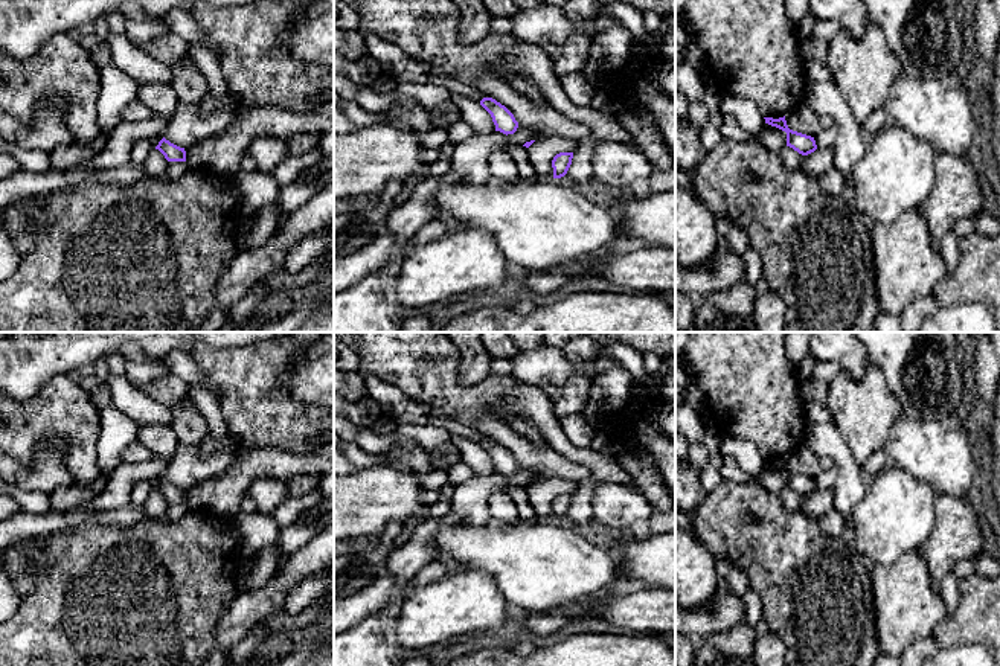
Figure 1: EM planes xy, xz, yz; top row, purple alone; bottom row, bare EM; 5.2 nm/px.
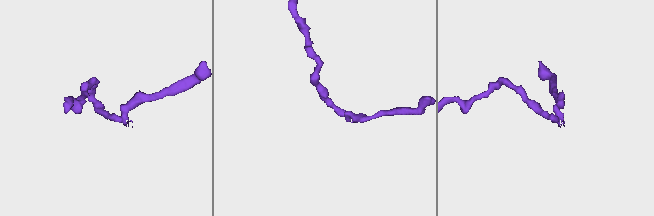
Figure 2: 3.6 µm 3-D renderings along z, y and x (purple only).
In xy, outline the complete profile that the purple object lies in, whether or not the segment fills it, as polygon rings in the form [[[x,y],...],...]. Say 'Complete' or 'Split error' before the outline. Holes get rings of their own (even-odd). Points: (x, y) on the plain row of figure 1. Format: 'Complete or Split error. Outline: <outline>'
Complete. Outline: [[[165,479],[159,483],[155,491],[159,491],[168,503],[186,503],[184,489],[180,489],[180,488],[171,485]]]

